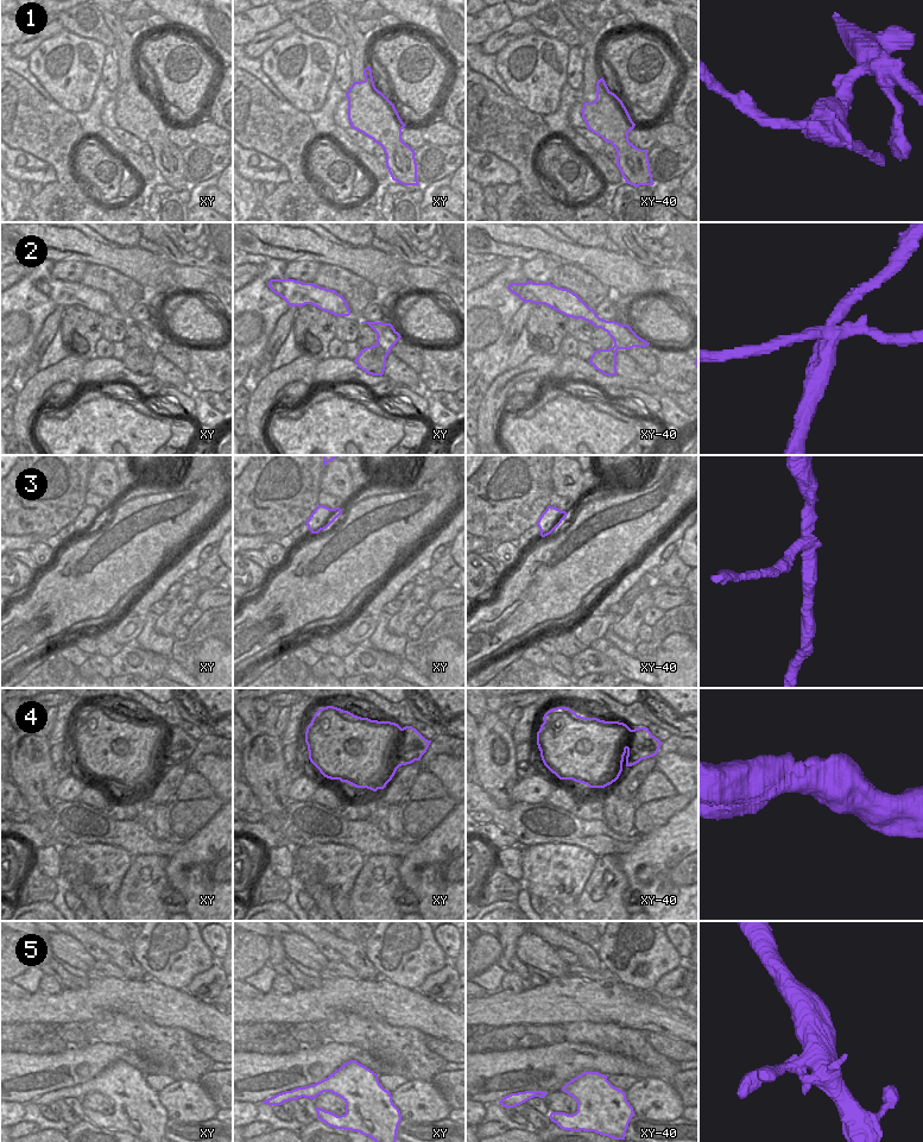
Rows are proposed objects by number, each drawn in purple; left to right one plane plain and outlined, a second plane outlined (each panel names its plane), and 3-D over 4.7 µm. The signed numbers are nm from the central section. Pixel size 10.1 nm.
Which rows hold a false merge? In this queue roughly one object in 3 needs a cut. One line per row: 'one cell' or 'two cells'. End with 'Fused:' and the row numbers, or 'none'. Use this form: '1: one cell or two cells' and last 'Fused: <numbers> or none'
1: two cells
2: two cells
3: one cell
4: one cell
5: one cell
Fused: 1, 2

